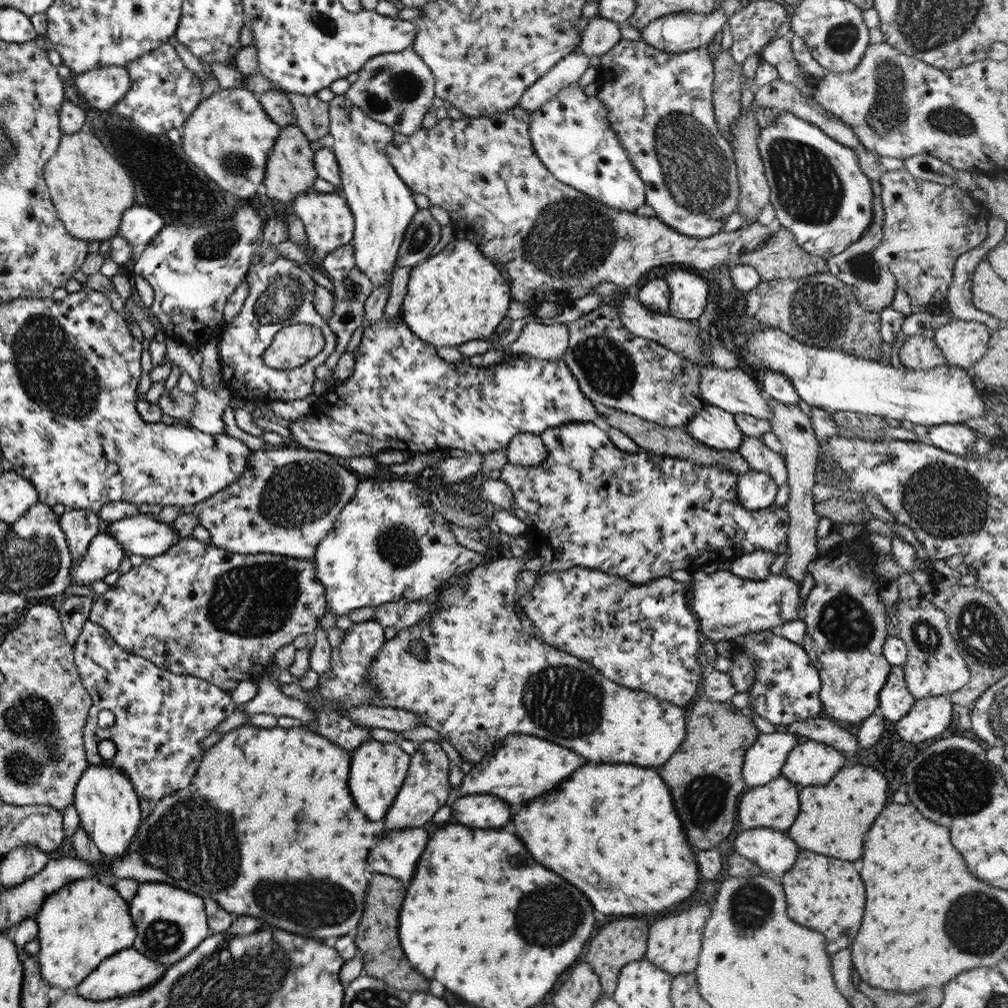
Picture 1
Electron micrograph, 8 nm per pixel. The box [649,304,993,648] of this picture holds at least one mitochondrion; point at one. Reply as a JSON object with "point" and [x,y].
{"point":[944,500]}

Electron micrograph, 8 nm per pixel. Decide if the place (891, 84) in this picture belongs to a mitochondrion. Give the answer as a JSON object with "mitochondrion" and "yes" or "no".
{"mitochondrion":"yes"}

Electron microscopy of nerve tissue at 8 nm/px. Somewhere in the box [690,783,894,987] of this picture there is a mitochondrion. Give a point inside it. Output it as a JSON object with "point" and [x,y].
{"point":[751,904]}

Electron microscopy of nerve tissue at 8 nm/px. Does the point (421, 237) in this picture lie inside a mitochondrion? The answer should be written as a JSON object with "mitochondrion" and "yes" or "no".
{"mitochondrion":"yes"}

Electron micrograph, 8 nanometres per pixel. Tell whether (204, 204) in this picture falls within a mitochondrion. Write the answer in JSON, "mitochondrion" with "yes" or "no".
{"mitochondrion":"yes"}

